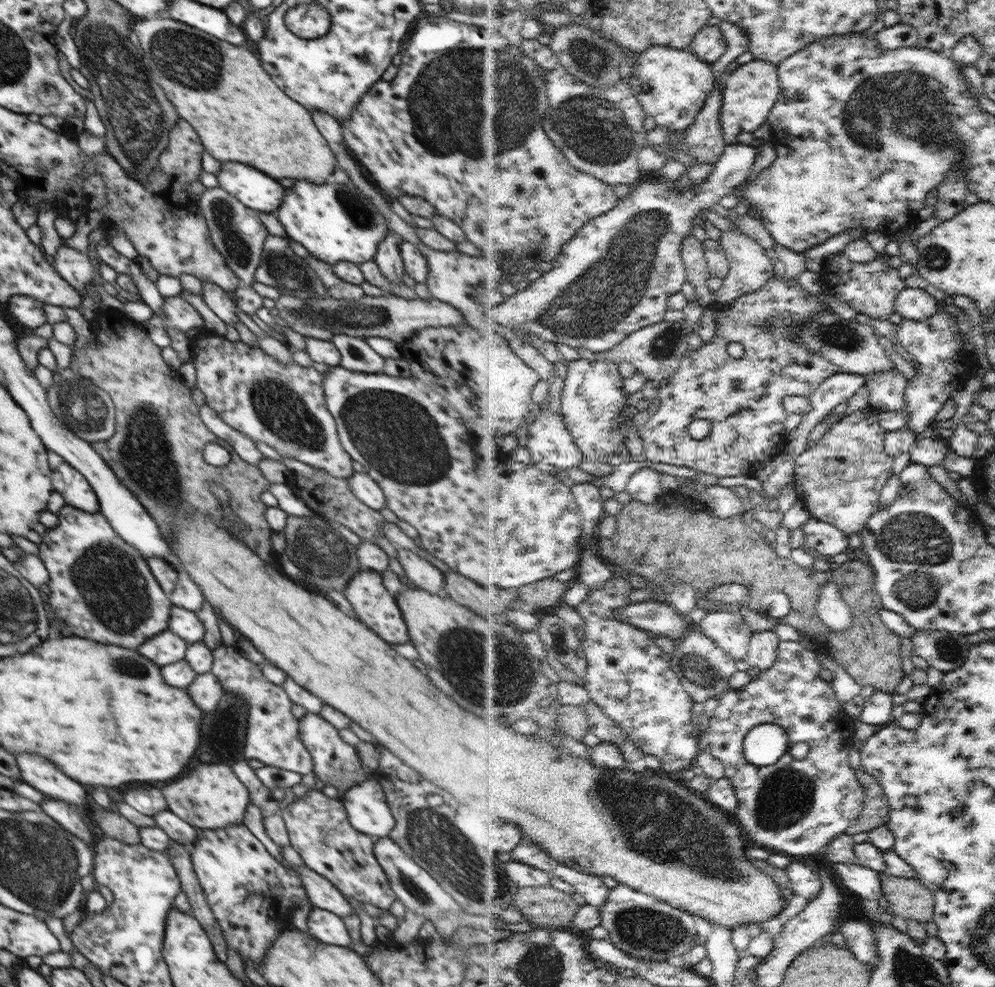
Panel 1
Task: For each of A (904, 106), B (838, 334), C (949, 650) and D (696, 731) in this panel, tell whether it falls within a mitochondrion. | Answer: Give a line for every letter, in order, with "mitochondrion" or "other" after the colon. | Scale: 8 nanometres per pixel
A: mitochondrion
B: mitochondrion
C: mitochondrion
D: other

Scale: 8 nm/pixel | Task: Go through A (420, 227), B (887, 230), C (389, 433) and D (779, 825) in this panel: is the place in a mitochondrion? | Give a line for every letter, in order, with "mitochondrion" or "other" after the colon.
A: other
B: other
C: mitochondrion
D: mitochondrion

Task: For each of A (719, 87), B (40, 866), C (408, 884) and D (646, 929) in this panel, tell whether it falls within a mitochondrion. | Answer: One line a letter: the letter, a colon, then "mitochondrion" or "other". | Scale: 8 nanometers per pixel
A: other
B: mitochondrion
C: mitochondrion
D: mitochondrion

